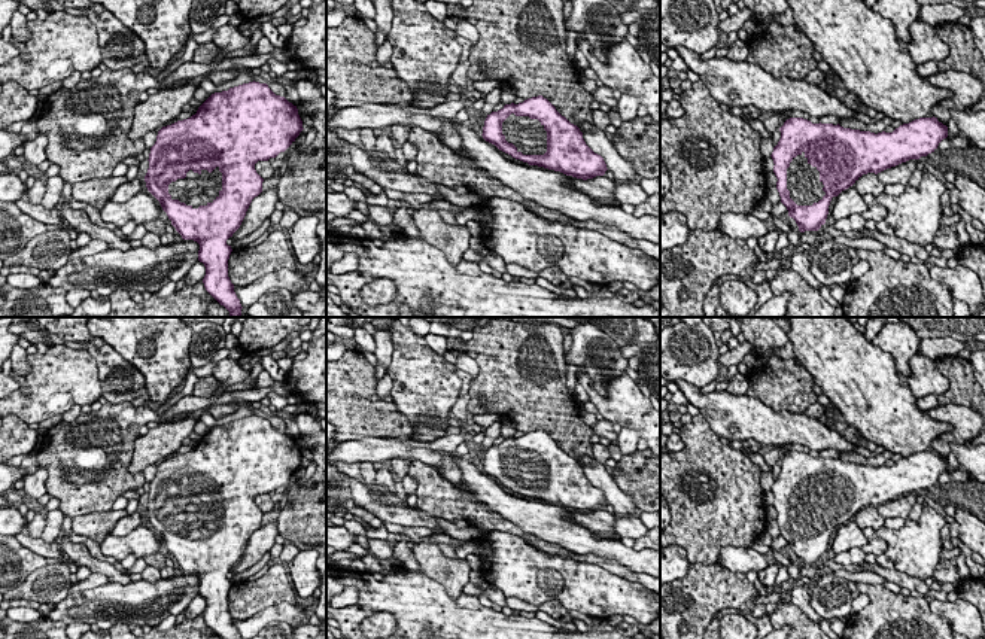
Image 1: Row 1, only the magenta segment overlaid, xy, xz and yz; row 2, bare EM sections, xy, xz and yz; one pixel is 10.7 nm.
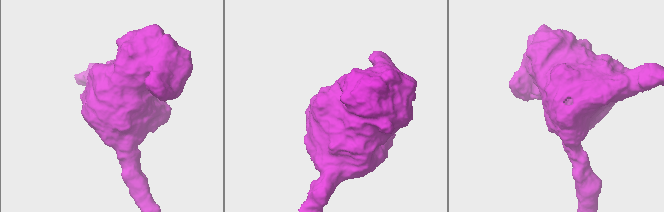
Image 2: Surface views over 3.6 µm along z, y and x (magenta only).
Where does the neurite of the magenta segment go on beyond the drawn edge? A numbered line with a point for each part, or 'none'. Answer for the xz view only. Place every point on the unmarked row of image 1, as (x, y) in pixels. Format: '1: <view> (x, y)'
1: xz (529, 471)

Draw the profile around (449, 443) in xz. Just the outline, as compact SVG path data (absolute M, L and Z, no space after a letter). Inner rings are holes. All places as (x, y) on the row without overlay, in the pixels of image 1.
M462 433L446 435L443 438L431 441L431 442L419 442L419 441L411 439L410 436L398 436L398 438L393 438L393 439L396 439L399 442L404 442L404 444L408 444L411 447L441 450L441 451L447 451L447 453L452 453L452 454L455 454L457 445L463 442Z

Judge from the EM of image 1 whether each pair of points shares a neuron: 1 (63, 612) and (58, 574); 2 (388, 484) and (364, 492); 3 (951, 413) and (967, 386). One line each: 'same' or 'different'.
1: different
2: different
3: different

